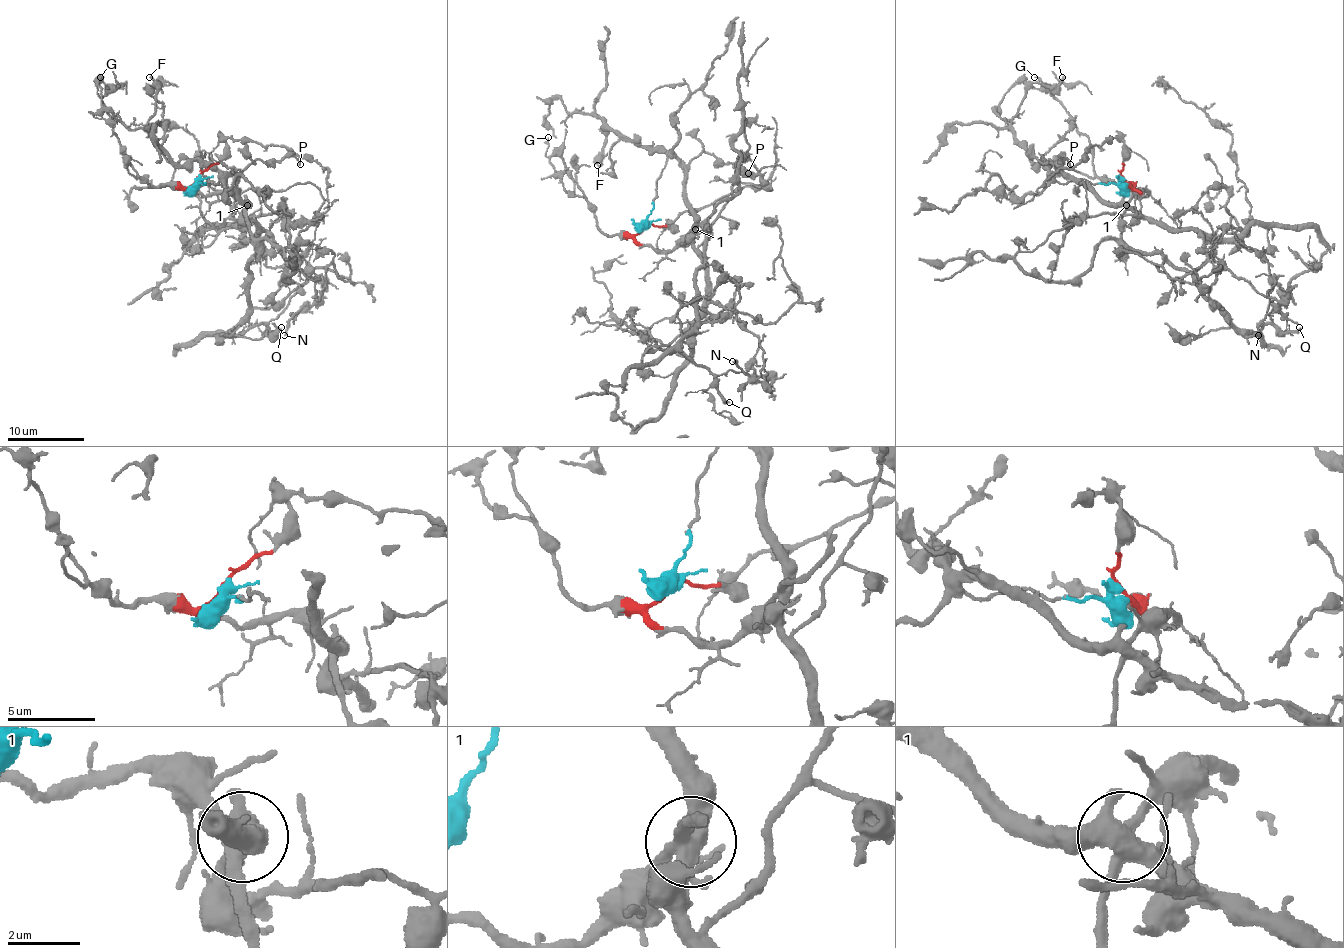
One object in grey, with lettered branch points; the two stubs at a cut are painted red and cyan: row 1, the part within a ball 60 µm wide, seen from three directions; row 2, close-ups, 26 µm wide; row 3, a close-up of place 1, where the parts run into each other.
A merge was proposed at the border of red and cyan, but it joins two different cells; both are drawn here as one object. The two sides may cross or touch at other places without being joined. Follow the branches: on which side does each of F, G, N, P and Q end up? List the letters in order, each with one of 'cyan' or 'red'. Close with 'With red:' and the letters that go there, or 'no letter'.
F: cyan
G: red
N: cyan
P: cyan
Q: red
With red: G, Q

